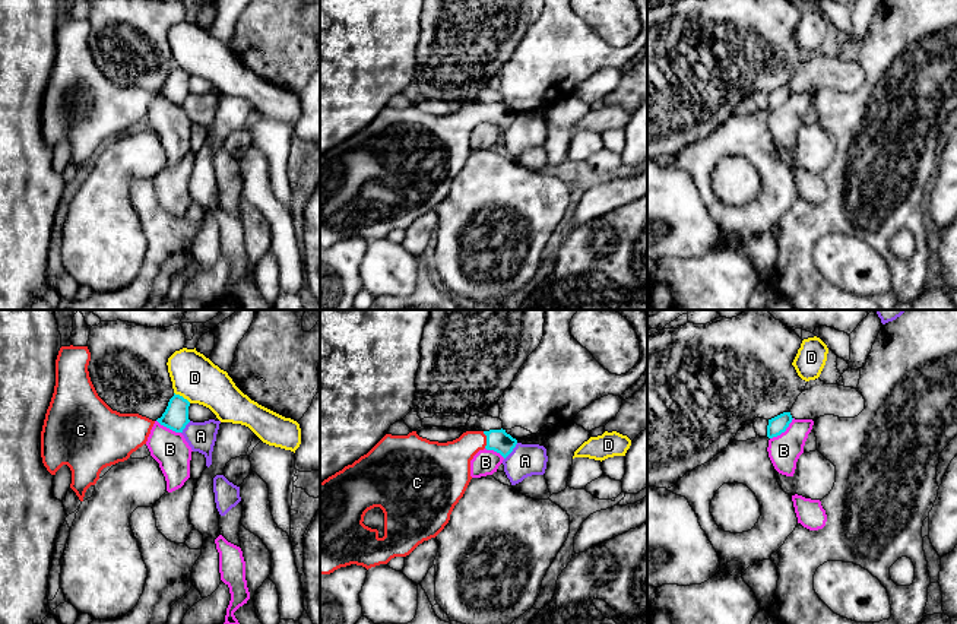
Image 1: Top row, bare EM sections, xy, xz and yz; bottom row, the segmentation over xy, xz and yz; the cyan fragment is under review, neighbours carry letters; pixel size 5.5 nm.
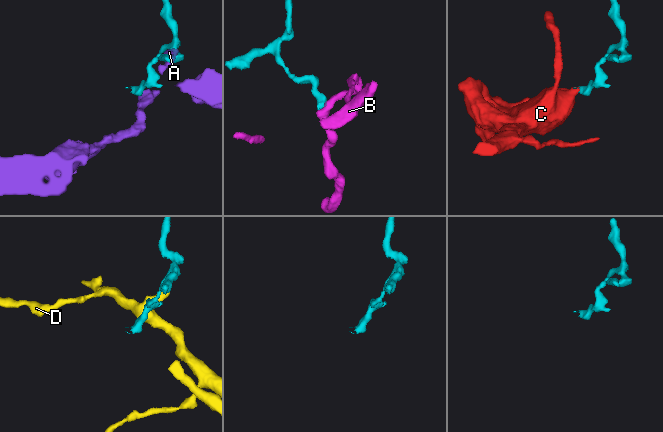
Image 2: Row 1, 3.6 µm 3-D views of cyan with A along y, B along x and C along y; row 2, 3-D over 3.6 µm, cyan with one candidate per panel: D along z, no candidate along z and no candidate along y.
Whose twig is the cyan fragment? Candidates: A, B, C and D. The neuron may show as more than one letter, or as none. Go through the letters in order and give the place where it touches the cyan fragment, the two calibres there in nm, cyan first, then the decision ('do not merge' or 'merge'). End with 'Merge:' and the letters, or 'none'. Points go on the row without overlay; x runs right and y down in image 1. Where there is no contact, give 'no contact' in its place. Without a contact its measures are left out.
A: contact xz (512, 123); calibres 120 and 180 nm; do not merge
B: contact yz (783, 104); calibres 100 and 180 nm; do not merge
C: contact xz (487, 113); calibres 120 and 240 nm; merge
D: contact xy (181, 69); calibres 140 and 260 nm; do not merge
Merge: C

